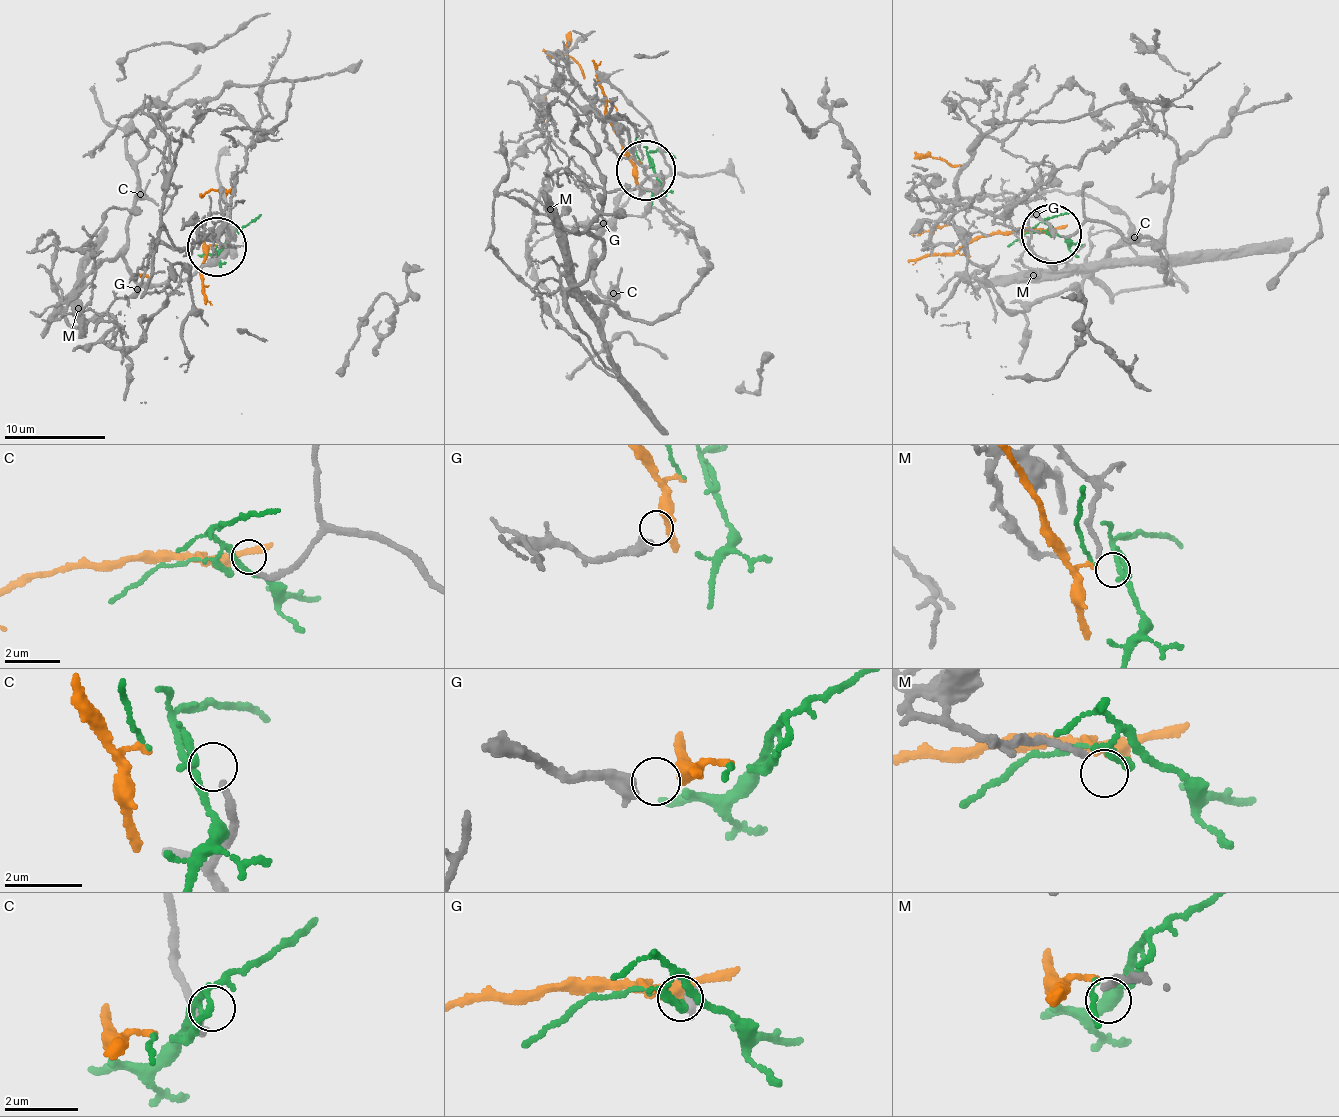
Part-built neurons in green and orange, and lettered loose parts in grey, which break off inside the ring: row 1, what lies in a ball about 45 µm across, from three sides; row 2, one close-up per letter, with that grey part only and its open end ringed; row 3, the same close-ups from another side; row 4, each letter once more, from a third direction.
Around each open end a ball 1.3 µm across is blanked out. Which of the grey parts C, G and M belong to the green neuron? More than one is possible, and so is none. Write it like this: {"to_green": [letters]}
{"to_green": []}

